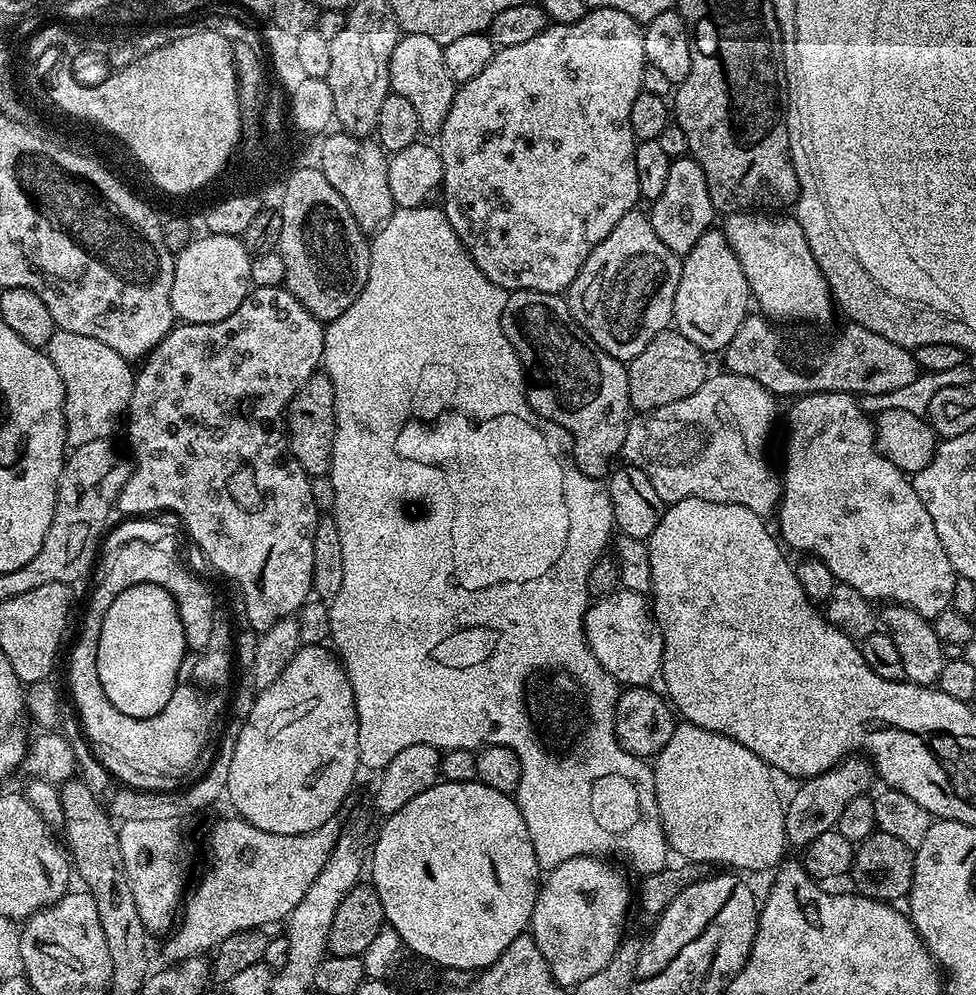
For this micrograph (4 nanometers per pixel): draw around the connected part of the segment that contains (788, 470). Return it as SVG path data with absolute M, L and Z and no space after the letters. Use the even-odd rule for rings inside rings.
M810 392L806 396L793 399L792 409L788 412L788 441L784 444L784 472L782 468L782 487L780 490L780 532L778 536L789 549L797 548L800 554L811 554L820 560L837 582L854 586L858 594L862 594L873 602L891 602L905 604L918 614L926 617L942 614L942 610L951 608L954 582L957 574L952 568L950 558L946 558L946 550L938 538L938 530L934 530L934 522L930 522L930 514L926 514L926 506L922 506L922 498L914 490L911 479L894 462L890 462L876 448L876 426L873 417L864 412L859 399L850 392Z

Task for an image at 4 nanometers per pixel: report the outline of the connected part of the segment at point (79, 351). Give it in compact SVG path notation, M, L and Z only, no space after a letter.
M57 328L54 338L50 338L47 346L50 362L54 362L54 370L64 383L64 431L69 445L85 444L109 439L116 427L121 427L128 411L128 403L132 397L134 383L133 365L118 350L110 350L106 342L98 342L98 338L89 338L87 334L74 334L70 330Z

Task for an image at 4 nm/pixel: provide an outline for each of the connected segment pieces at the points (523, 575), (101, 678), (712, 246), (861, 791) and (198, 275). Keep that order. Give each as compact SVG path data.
M397 207L396 211L392 213L392 217L385 224L381 224L379 228L375 229L370 240L372 253L370 254L370 270L366 278L366 286L362 286L362 290L354 300L353 305L336 320L329 321L324 330L322 368L334 386L334 406L336 407L336 433L332 447L330 481L332 480L332 504L336 507L336 536L340 539L340 589L337 590L336 597L332 600L332 609L328 612L328 628L332 631L332 640L336 643L334 645L335 651L344 665L346 674L350 678L350 686L354 690L354 706L358 714L358 758L360 759L361 769L376 768L376 770L383 770L390 762L390 758L394 758L394 754L398 754L398 750L406 750L406 746L414 746L415 744L434 746L441 750L449 748L479 750L486 744L501 744L510 750L514 750L514 754L518 754L520 781L516 787L514 799L520 808L522 822L526 822L526 830L530 830L530 842L534 842L534 854L541 869L551 870L575 856L599 856L601 858L617 856L618 859L625 860L634 871L640 872L639 874L657 872L669 863L670 849L667 838L664 836L663 823L660 821L653 765L647 759L636 756L620 747L620 740L616 736L616 704L620 701L622 688L616 679L603 669L602 664L598 662L588 648L587 636L584 633L584 615L590 605L588 595L590 570L605 555L604 547L607 546L612 532L614 533L616 523L607 483L603 479L582 474L582 470L578 470L575 460L569 455L572 450L572 438L565 428L558 426L553 420L541 416L530 406L526 395L525 370L520 365L520 359L514 350L514 346L510 346L510 338L506 338L500 321L500 315L506 306L509 293L502 286L490 282L490 278L486 278L486 274L482 274L482 270L478 270L478 266L472 261L472 255L465 250L464 243L460 241L458 234L450 226L443 207L430 207Z
M138 584L123 588L110 602L110 610L106 610L106 618L102 618L102 630L95 637L96 656L94 662L98 666L98 682L102 682L102 690L106 690L106 698L122 710L122 714L130 714L130 718L150 718L164 711L166 702L174 694L184 667L184 623L180 617L174 598L162 586Z
M710 230L694 242L694 250L682 258L680 265L680 277L678 278L678 290L674 294L674 310L672 319L675 331L681 332L694 346L698 346L706 354L723 353L724 348L738 334L738 326L742 326L744 317L750 312L750 293L746 274L742 274L742 266L730 246L730 242L724 236L723 231Z
M853 754L839 760L833 768L826 770L817 776L809 776L803 781L804 784L792 797L787 798L784 807L785 838L789 845L796 850L802 850L818 834L831 832L836 827L842 810L854 798L865 795L868 787L874 781L874 769L863 755Z
M197 235L186 250L175 253L174 286L170 302L177 321L185 324L222 322L248 297L252 275L252 257L244 249L243 239L235 236Z

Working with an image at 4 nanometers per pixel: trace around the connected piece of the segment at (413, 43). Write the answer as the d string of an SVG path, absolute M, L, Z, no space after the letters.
M404 32L400 41L394 46L394 54L390 54L388 87L402 98L407 98L414 106L414 110L418 113L418 126L425 137L435 137L442 130L458 87L456 81L452 80L446 71L443 53L444 45L434 42L430 34Z

